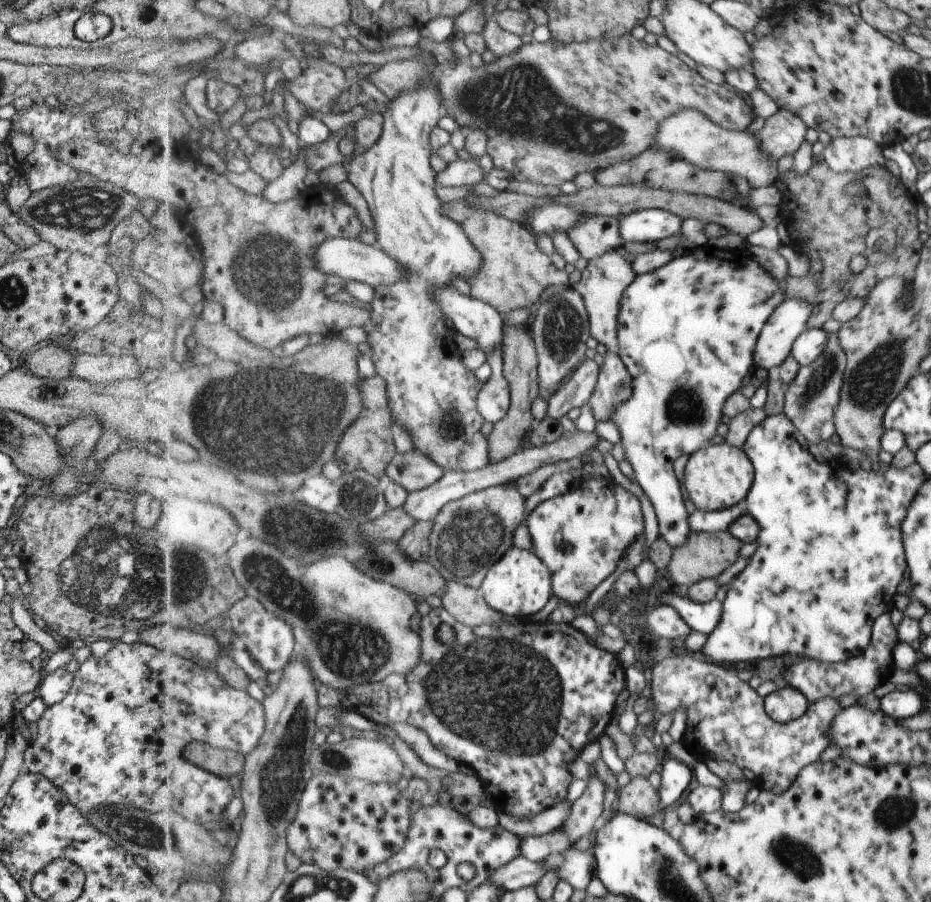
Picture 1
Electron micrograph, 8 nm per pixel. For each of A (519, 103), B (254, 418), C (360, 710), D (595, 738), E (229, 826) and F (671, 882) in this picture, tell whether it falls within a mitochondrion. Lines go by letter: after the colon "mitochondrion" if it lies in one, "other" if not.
A: mitochondrion
B: mitochondrion
C: other
D: other
E: other
F: mitochondrion

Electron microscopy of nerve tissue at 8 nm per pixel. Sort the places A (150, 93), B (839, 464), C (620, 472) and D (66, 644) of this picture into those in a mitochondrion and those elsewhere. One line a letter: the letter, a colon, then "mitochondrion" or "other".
A: other
B: other
C: other
D: other

